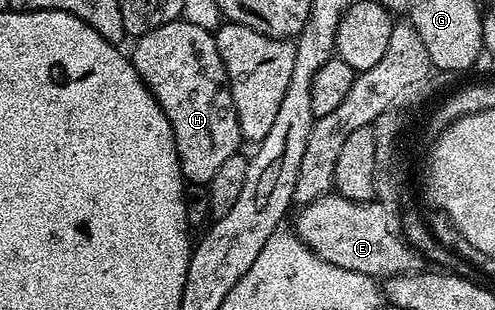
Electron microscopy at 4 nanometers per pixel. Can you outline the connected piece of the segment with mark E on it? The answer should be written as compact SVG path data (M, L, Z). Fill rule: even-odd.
M333 191L326 197L311 201L299 212L295 235L326 263L375 279L397 277L417 268L414 250L402 232L401 218L395 217L392 214L395 212L378 200L351 201Z

